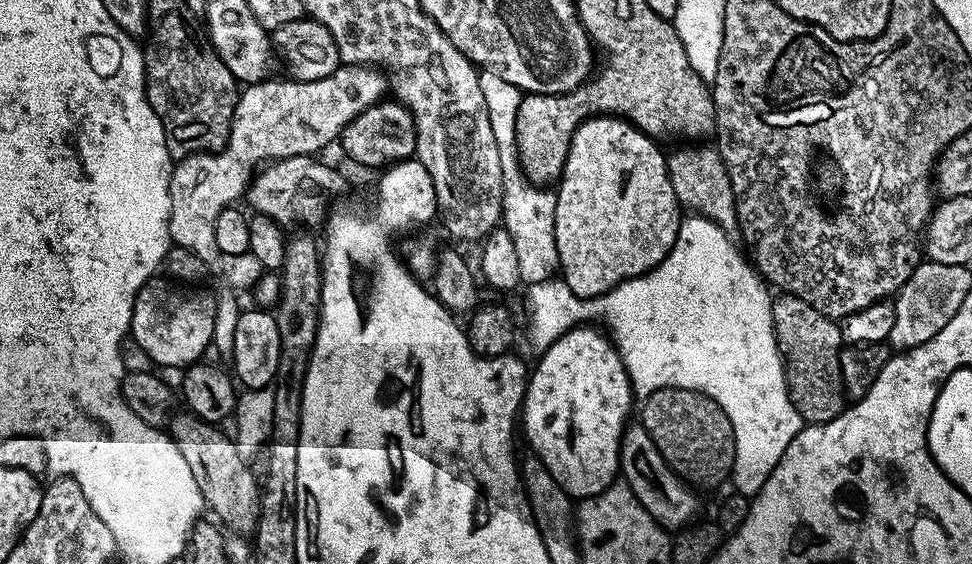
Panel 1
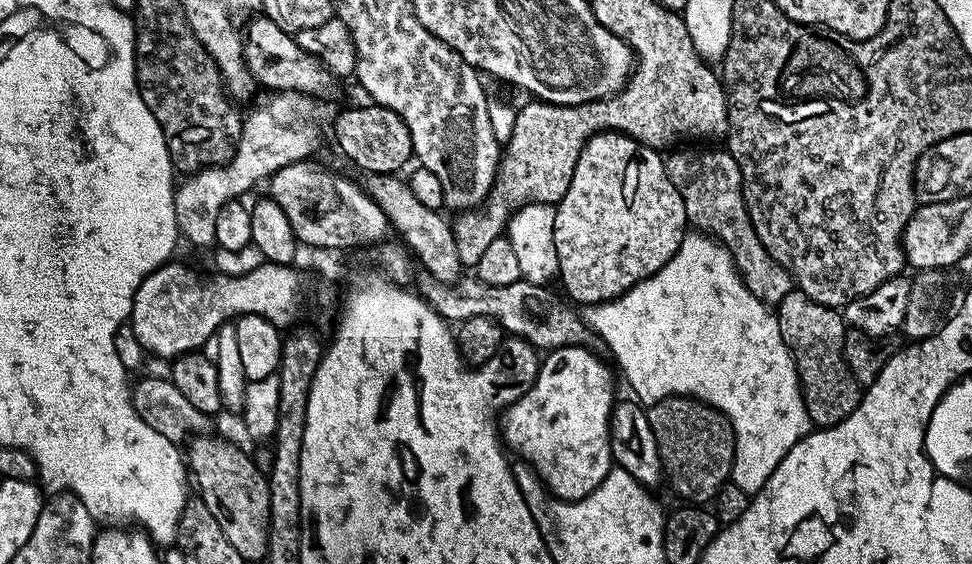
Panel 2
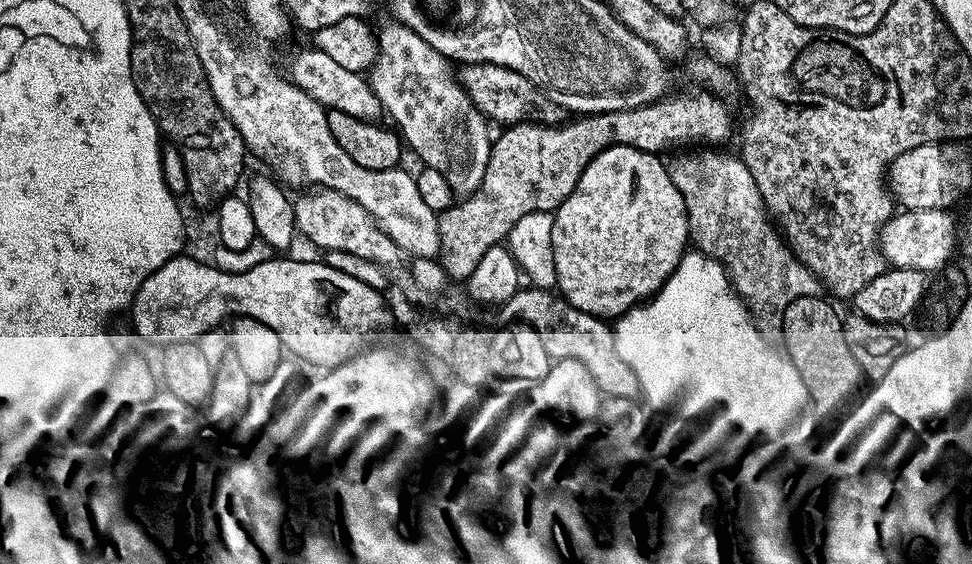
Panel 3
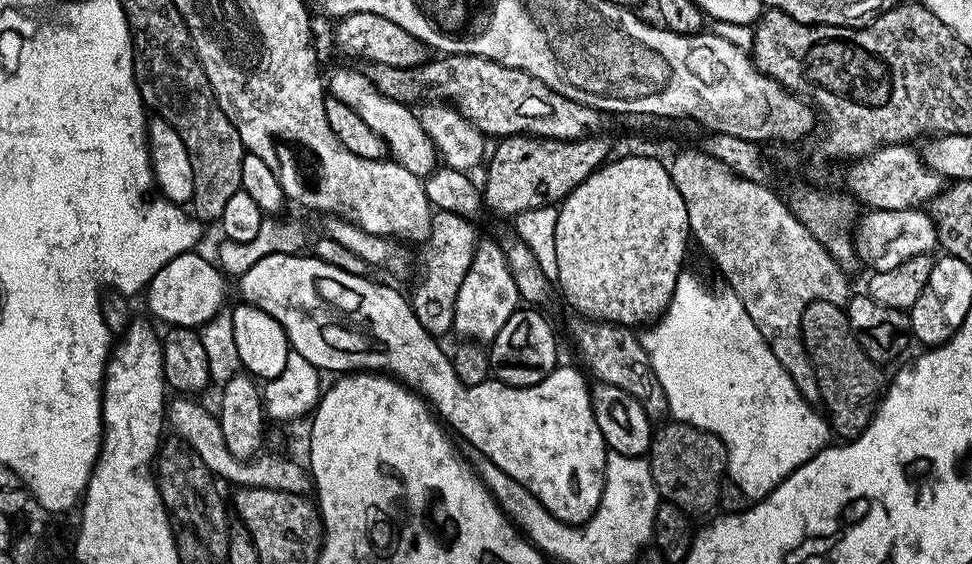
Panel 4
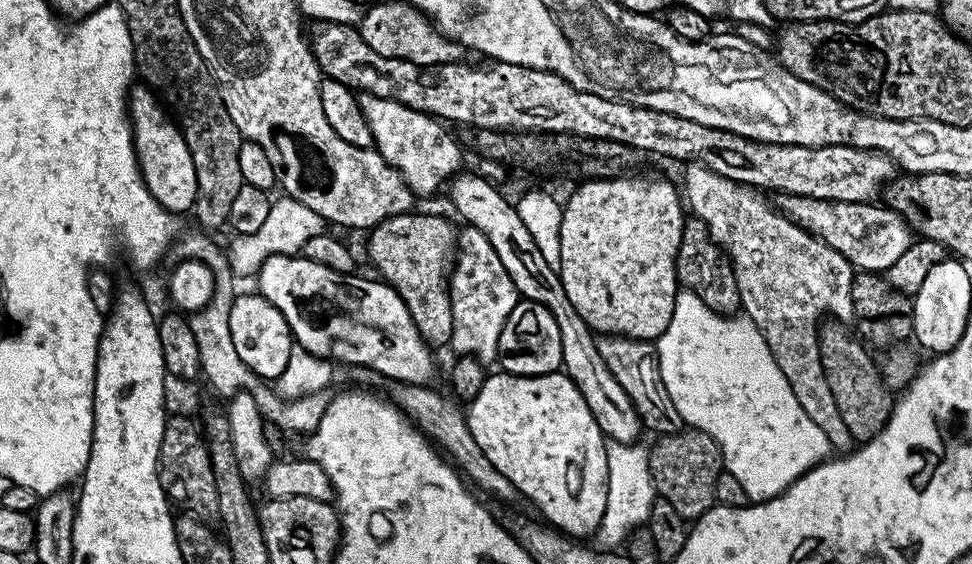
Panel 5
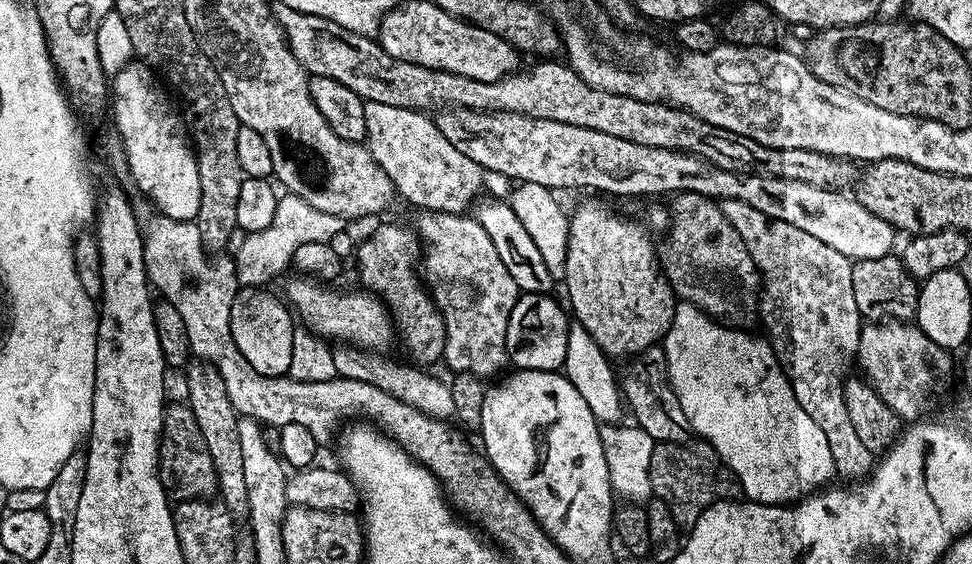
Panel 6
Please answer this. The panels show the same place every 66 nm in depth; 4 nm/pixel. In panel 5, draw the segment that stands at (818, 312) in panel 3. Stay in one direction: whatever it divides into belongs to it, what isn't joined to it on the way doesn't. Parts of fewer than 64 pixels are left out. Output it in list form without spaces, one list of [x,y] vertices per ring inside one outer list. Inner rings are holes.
[[[828,323],[819,329],[820,357],[822,358],[822,368],[826,370],[826,382],[830,382],[834,402],[838,402],[838,414],[842,414],[842,422],[846,422],[846,430],[850,430],[853,441],[873,440],[886,426],[892,413],[893,389],[889,388],[888,383],[884,381],[881,365],[872,361],[865,341],[861,337],[860,341],[848,329],[847,323]]]

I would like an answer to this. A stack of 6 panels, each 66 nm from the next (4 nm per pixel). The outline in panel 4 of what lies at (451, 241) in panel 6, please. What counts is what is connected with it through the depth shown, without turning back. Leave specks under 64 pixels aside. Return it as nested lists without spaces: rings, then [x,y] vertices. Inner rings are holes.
[[[481,239],[476,245],[470,270],[466,270],[466,278],[462,278],[462,286],[458,290],[452,323],[455,335],[468,342],[491,342],[521,304],[518,286],[506,262],[503,247],[492,240]]]

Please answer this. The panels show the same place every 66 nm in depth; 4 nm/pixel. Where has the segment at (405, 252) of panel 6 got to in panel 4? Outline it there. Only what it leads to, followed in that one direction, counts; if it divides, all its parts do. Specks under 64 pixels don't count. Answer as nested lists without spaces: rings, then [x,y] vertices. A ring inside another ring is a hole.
[[[437,211],[432,217],[432,228],[423,241],[424,253],[420,256],[420,264],[424,269],[420,272],[421,280],[413,286],[412,292],[410,291],[410,299],[418,322],[422,322],[422,326],[431,336],[444,338],[447,332],[453,331],[454,306],[458,298],[458,290],[462,286],[462,278],[466,278],[466,270],[470,270],[470,262],[474,258],[478,243],[476,228],[472,223],[473,221],[469,217],[460,216],[456,212]]]

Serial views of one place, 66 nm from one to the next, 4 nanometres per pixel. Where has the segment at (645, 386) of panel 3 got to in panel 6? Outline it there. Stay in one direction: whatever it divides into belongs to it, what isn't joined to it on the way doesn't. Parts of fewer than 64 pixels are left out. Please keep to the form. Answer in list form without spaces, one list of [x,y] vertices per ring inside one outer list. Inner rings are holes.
[[[681,303],[677,307],[672,324],[668,327],[668,332],[662,341],[668,382],[672,385],[674,394],[678,398],[678,406],[682,406],[682,414],[686,414],[689,429],[716,451],[719,463],[736,476],[736,482],[740,484],[743,495],[749,501],[757,504],[783,505],[801,494],[811,493],[813,490],[827,485],[831,481],[828,479],[834,476],[836,467],[834,458],[830,454],[830,442],[826,442],[826,434],[822,434],[818,422],[814,422],[814,418],[810,418],[810,414],[806,414],[806,410],[802,410],[802,406],[798,406],[798,398],[794,398],[794,390],[790,386],[788,375],[782,370],[778,358],[772,353],[772,345],[768,343],[767,339],[760,337],[759,340],[758,337],[751,336],[750,333],[751,331],[748,330],[729,328],[727,324],[717,324],[707,314],[699,312],[694,305]]]

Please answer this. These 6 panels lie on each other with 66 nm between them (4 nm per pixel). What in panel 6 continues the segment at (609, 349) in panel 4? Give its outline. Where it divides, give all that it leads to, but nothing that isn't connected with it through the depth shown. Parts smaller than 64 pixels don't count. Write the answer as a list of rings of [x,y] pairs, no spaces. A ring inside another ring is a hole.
[[[660,346],[650,347],[629,359],[628,369],[622,372],[622,395],[631,415],[632,412],[636,415],[635,423],[642,430],[646,430],[646,434],[650,434],[652,440],[665,444],[680,444],[689,439],[690,429],[686,414],[682,414],[682,406],[678,406],[678,398],[668,382],[664,363],[664,349]]]

